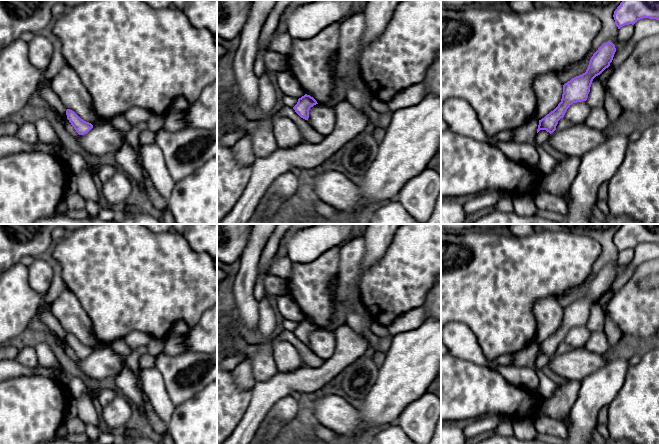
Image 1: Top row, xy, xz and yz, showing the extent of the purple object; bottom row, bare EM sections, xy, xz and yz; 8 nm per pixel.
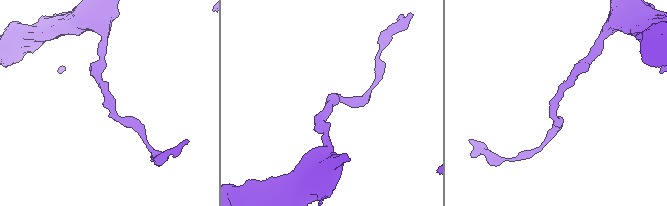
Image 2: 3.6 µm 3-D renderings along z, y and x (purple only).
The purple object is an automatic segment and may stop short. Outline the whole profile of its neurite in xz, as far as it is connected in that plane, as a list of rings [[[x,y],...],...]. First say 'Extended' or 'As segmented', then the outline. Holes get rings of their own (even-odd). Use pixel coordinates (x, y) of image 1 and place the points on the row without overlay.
As segmented. [[[305,318],[298,323],[297,328],[293,331],[295,336],[303,343],[308,344],[309,334],[314,329],[318,328],[317,325],[310,319]]]

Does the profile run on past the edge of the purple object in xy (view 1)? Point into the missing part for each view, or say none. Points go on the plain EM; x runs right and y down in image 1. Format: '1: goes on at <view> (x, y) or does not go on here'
1: does not go on here

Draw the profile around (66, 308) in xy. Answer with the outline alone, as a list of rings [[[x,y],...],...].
[[[65,289],[57,297],[51,306],[51,310],[63,329],[74,335],[84,345],[93,350],[108,346],[97,341],[90,317],[81,306],[78,298],[69,289]]]

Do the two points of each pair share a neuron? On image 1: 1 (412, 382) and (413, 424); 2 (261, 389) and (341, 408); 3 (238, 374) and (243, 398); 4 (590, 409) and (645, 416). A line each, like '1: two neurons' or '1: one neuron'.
1: two neurons
2: two neurons
3: two neurons
4: two neurons

